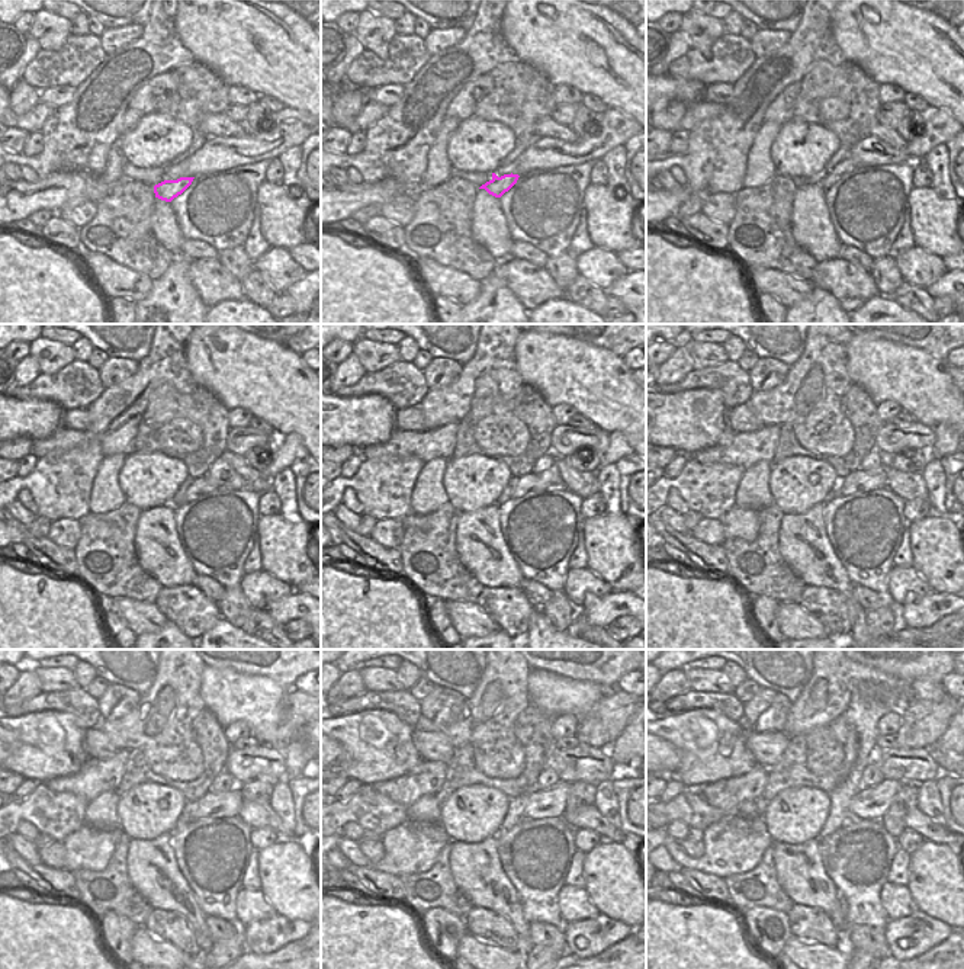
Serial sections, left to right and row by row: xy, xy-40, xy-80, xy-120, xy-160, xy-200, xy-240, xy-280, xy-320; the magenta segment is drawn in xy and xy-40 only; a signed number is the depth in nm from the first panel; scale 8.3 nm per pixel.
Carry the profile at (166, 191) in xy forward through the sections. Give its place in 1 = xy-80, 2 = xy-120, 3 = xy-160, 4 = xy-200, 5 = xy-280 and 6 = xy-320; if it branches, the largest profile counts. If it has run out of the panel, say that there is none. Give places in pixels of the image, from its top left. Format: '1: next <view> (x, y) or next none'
1: next xy-80 (847, 164)
2: next xy-120 (199, 485)
3: next xy-160 (529, 483)
4: next xy-200 (860, 481)
5: next xy-280 (550, 802)
6: next xy-320 (873, 802)

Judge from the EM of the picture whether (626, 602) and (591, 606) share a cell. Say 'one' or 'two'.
one

